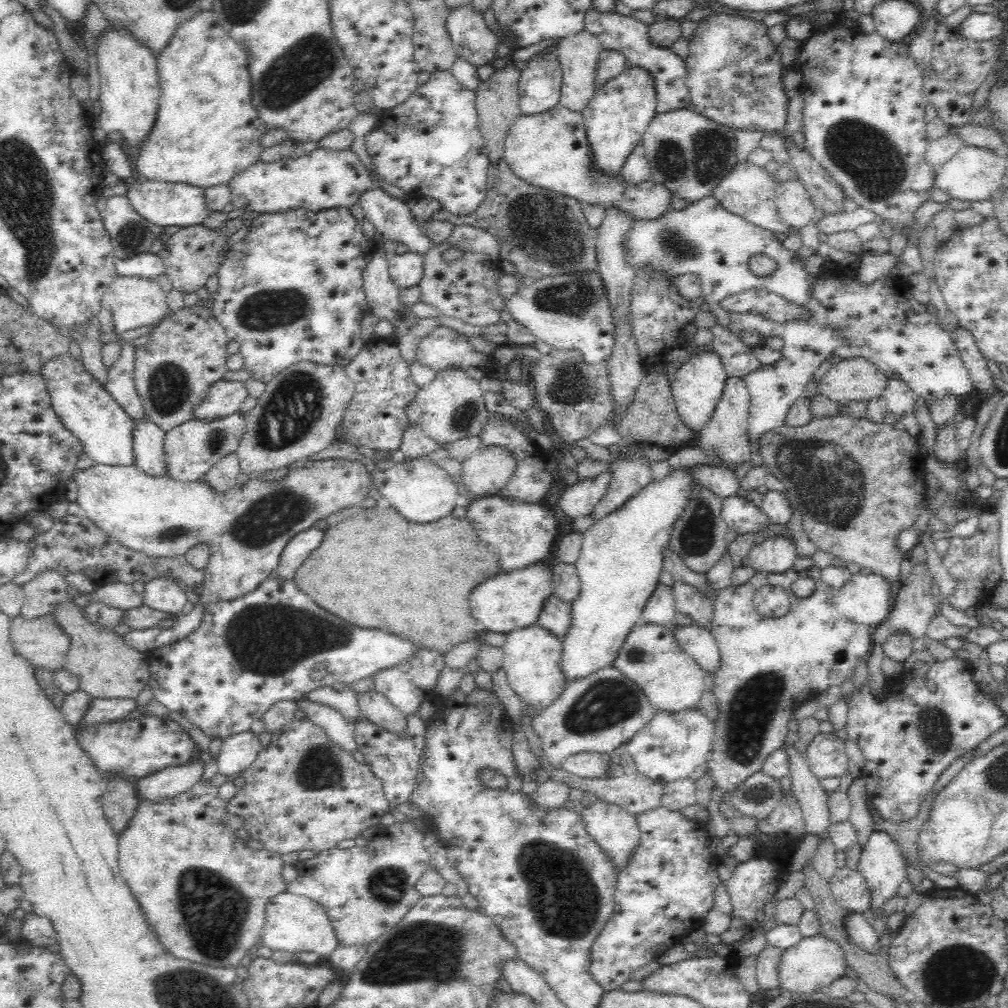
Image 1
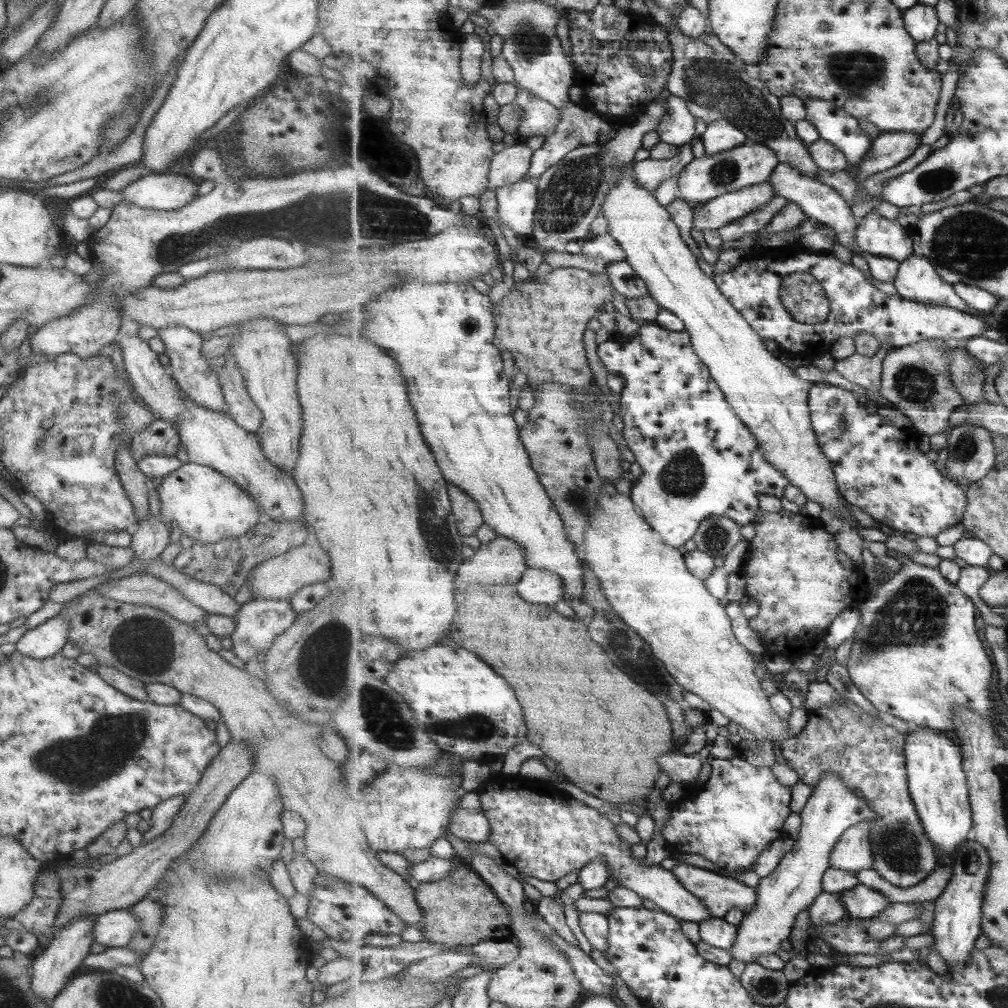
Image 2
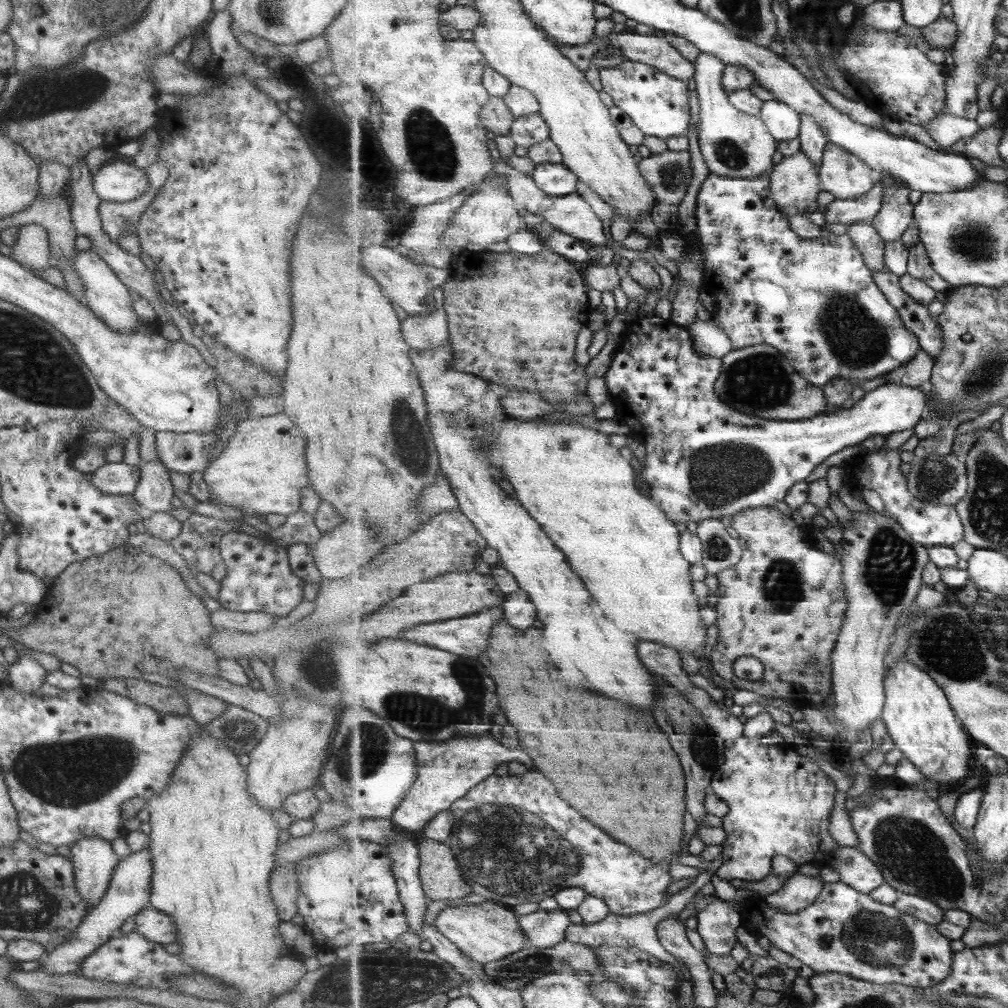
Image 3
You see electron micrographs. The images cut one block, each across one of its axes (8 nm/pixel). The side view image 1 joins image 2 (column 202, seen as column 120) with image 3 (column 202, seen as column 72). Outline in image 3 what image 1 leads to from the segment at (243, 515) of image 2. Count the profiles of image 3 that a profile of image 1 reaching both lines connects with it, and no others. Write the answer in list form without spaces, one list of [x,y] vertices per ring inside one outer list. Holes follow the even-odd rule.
[[[283,412],[241,419],[225,448],[202,472],[209,503],[250,510],[259,516],[282,514],[286,517],[299,510],[299,494],[308,482],[303,446],[303,436]]]

